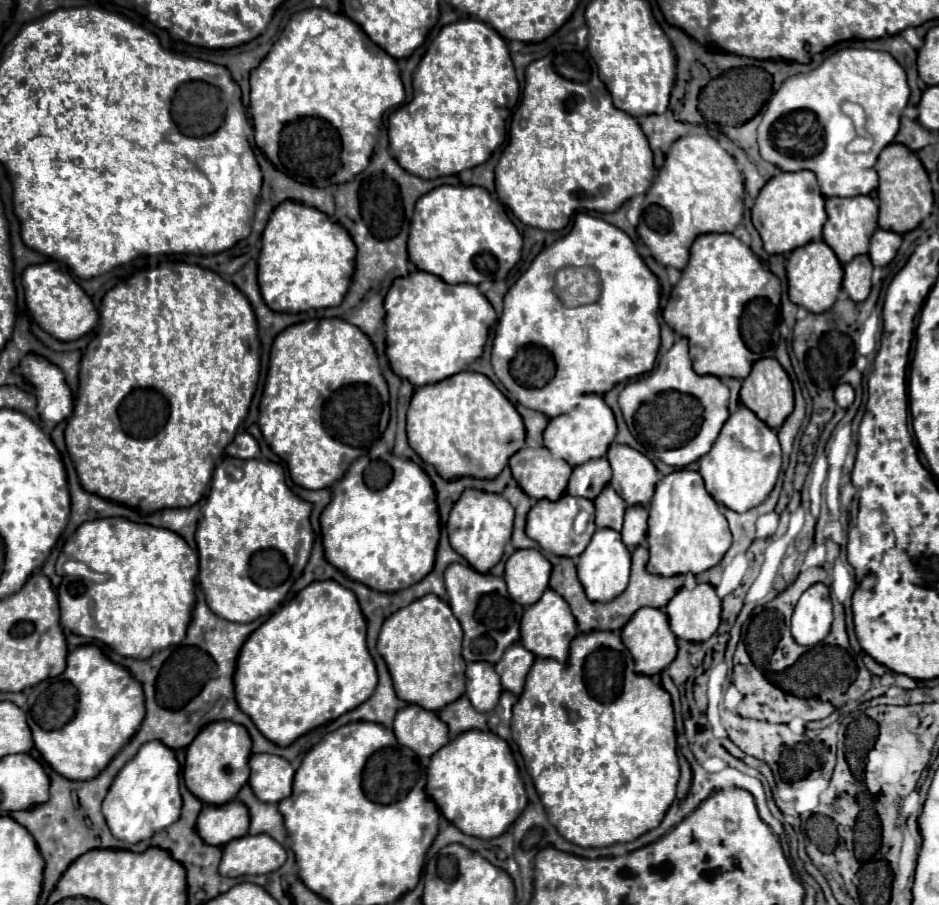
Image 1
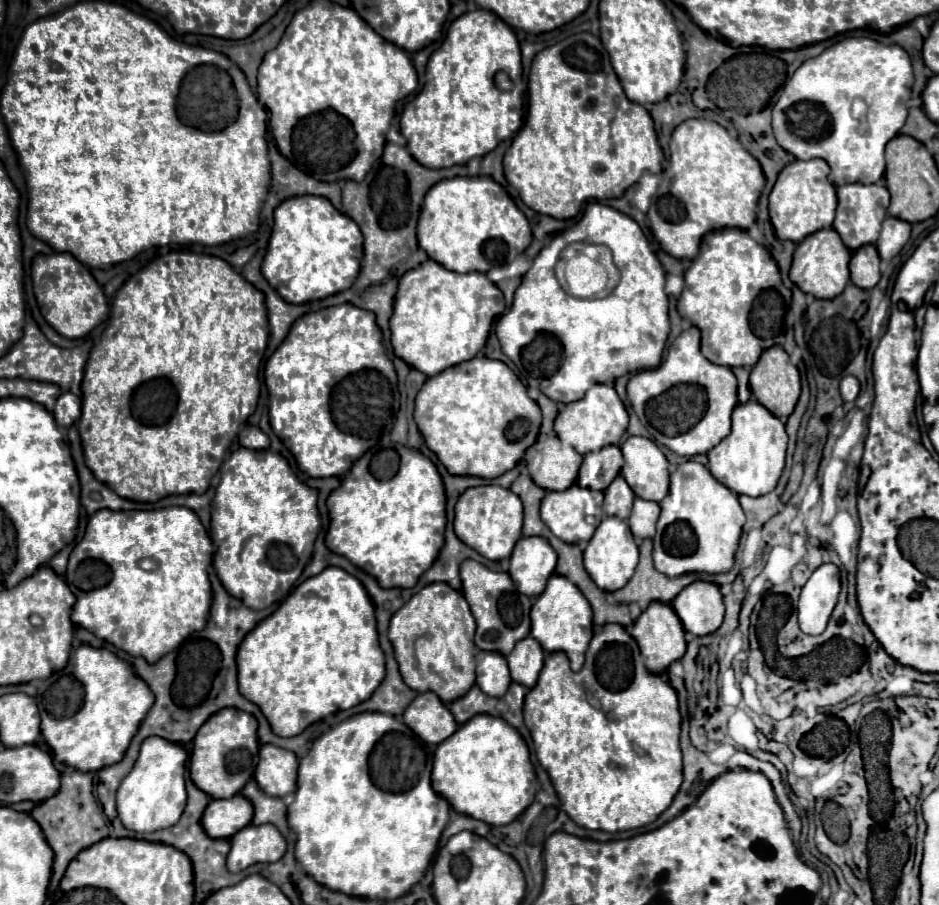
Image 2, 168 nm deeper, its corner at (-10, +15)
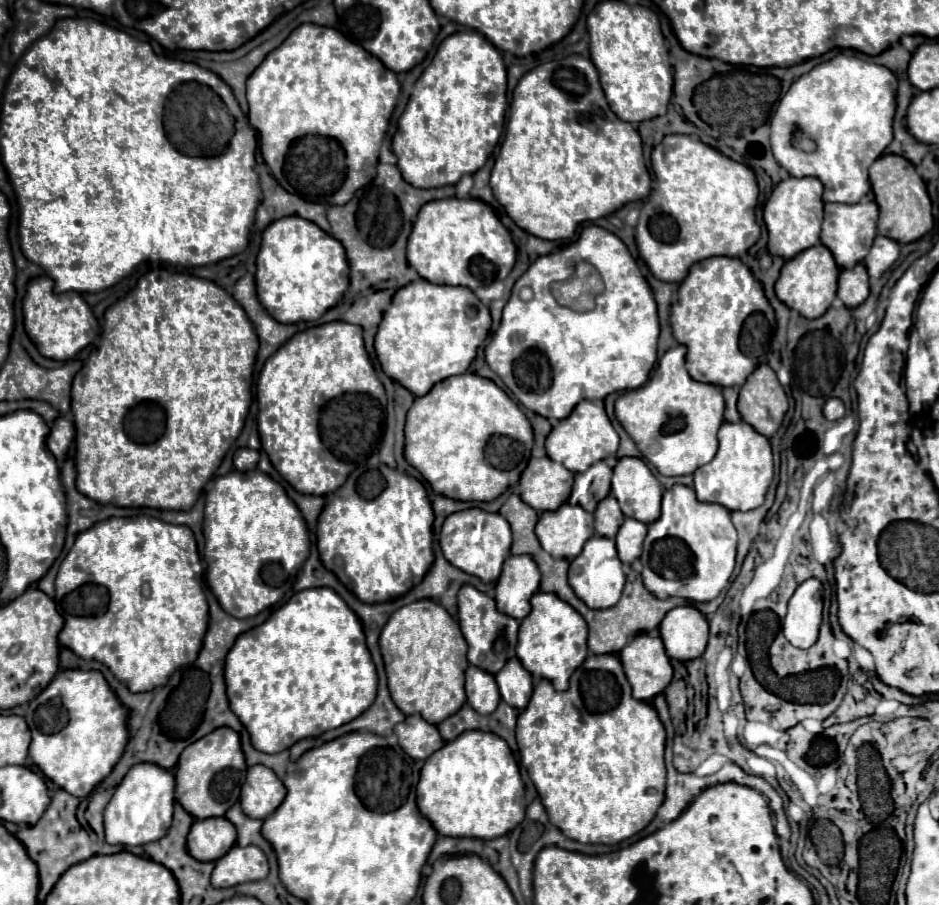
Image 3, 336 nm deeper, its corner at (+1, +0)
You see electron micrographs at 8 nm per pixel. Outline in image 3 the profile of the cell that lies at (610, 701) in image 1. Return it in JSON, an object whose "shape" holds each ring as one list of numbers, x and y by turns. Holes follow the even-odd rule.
{"shape":[[606,653,606,655,588,655,586,661,574,671,570,679,570,689,568,691,556,691,548,679,540,679,534,685,532,699,528,707,518,715,518,725,516,725,516,741,518,741,518,751,520,751,520,761,526,767,532,783,538,789,538,795,548,811,550,823,554,823,568,839,574,839,578,843,604,843,604,845,614,845,620,843,636,833,640,833,658,813,658,807,662,805,664,791,666,791,666,767,664,767,664,741,666,741,666,731,664,725,658,717,658,711,654,709,652,703,642,703,640,699,632,697,630,683,624,675,622,663,618,655]]}

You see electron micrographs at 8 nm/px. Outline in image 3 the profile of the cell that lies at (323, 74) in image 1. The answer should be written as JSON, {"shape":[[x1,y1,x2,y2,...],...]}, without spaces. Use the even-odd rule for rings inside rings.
{"shape":[[304,23,304,25,296,27,286,37,286,41,280,47,276,47,272,53,268,53,266,59,262,61,262,65,248,77,246,91,248,91,248,105,250,105,248,119,250,119,250,125,260,135,262,157,264,157,266,165,270,167,272,175,276,177,276,181,288,193,294,193,294,195,298,195,298,197,302,197,306,201,314,201,314,203,344,205,344,203,348,203,352,199,352,195,360,187,364,187,366,183,370,183,370,179,374,179,376,165,378,165,378,149,380,149,380,143,382,143,384,133,388,129,390,115,392,115,392,111,396,107,396,101,398,101,398,95,400,95,400,83,398,83,394,71,386,69,380,59,374,59,374,55,370,55,368,51,362,51,362,47,358,47,356,43,350,43,340,31,330,29,330,27,322,27,322,25,314,25,314,23]]}

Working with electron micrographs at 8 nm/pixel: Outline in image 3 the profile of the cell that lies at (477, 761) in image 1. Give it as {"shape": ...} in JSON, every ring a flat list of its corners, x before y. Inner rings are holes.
{"shape":[[464,731,430,755,416,787,418,807,440,835,494,839,512,831,524,819,524,783,510,747,486,731]]}

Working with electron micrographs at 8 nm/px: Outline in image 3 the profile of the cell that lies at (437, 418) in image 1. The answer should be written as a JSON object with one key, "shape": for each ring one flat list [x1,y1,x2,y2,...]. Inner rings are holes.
{"shape":[[462,373,436,383,426,395,416,397,406,417,404,457,414,465,432,489,458,501,492,501,510,485,516,485,532,451,532,427,520,407,492,381,474,373]]}

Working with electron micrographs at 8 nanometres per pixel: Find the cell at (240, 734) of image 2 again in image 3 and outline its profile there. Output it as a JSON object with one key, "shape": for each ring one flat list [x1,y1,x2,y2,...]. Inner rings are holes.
{"shape":[[218,727,182,751,174,771,176,799,196,819,222,817,238,801,246,769,238,733,230,727]]}

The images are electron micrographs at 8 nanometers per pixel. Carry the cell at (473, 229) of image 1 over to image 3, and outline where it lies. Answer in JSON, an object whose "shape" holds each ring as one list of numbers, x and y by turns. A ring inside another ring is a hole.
{"shape":[[450,197,430,201,422,207,408,237,406,257,426,281,434,285,462,285,474,291,508,277,516,261,516,245,490,205,480,199]]}

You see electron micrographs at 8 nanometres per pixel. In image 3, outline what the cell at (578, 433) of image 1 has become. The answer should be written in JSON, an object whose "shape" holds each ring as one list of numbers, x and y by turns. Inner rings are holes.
{"shape":[[582,399,582,403,574,405,574,411,566,419,550,417,552,426,550,435,546,437,546,453,550,459,562,463,568,471,580,473,586,471,592,463,614,455,618,449,618,433,614,431,604,407,604,399]]}

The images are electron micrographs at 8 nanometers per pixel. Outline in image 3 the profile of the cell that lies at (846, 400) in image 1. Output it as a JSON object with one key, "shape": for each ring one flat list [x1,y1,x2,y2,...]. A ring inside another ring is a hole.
{"shape":[[830,397,824,405,824,417,828,421,838,421,844,417,844,403,838,397]]}

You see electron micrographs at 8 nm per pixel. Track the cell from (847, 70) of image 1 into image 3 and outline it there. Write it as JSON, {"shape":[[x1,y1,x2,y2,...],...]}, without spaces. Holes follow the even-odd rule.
{"shape":[[836,55,834,59,816,65,812,71,796,79,790,91,778,101,778,107,770,119,770,145,774,159,792,177,818,177,824,185,824,201,858,203,870,191,868,167,892,141,896,89,896,75,888,67,866,63,858,57]]}

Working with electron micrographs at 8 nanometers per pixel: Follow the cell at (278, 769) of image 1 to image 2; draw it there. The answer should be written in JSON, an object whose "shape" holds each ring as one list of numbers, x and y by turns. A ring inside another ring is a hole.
{"shape":[[263,744,255,768,255,780,265,794,283,798,297,790,297,764,293,752,273,744]]}

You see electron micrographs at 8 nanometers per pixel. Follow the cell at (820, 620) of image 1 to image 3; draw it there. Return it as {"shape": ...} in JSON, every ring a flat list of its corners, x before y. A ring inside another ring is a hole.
{"shape":[[818,579,804,581,792,595,788,603,788,613,784,619,784,637,798,649,808,649,818,639,818,627,822,623,822,583]]}

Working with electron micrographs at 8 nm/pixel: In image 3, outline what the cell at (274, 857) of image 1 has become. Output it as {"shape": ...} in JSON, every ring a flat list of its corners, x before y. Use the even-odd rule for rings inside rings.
{"shape":[[234,845,212,871,214,887,234,887,246,881,260,881,268,875,268,859,260,847]]}

